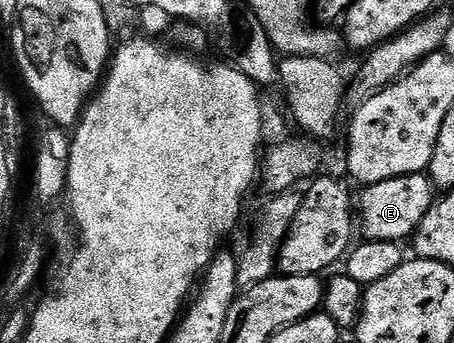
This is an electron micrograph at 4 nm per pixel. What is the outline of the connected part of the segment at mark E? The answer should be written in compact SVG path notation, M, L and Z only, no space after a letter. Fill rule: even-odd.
M423 173L385 179L381 183L366 186L362 192L357 197L357 225L368 241L406 242L406 237L408 240L414 234L433 204L431 179Z

